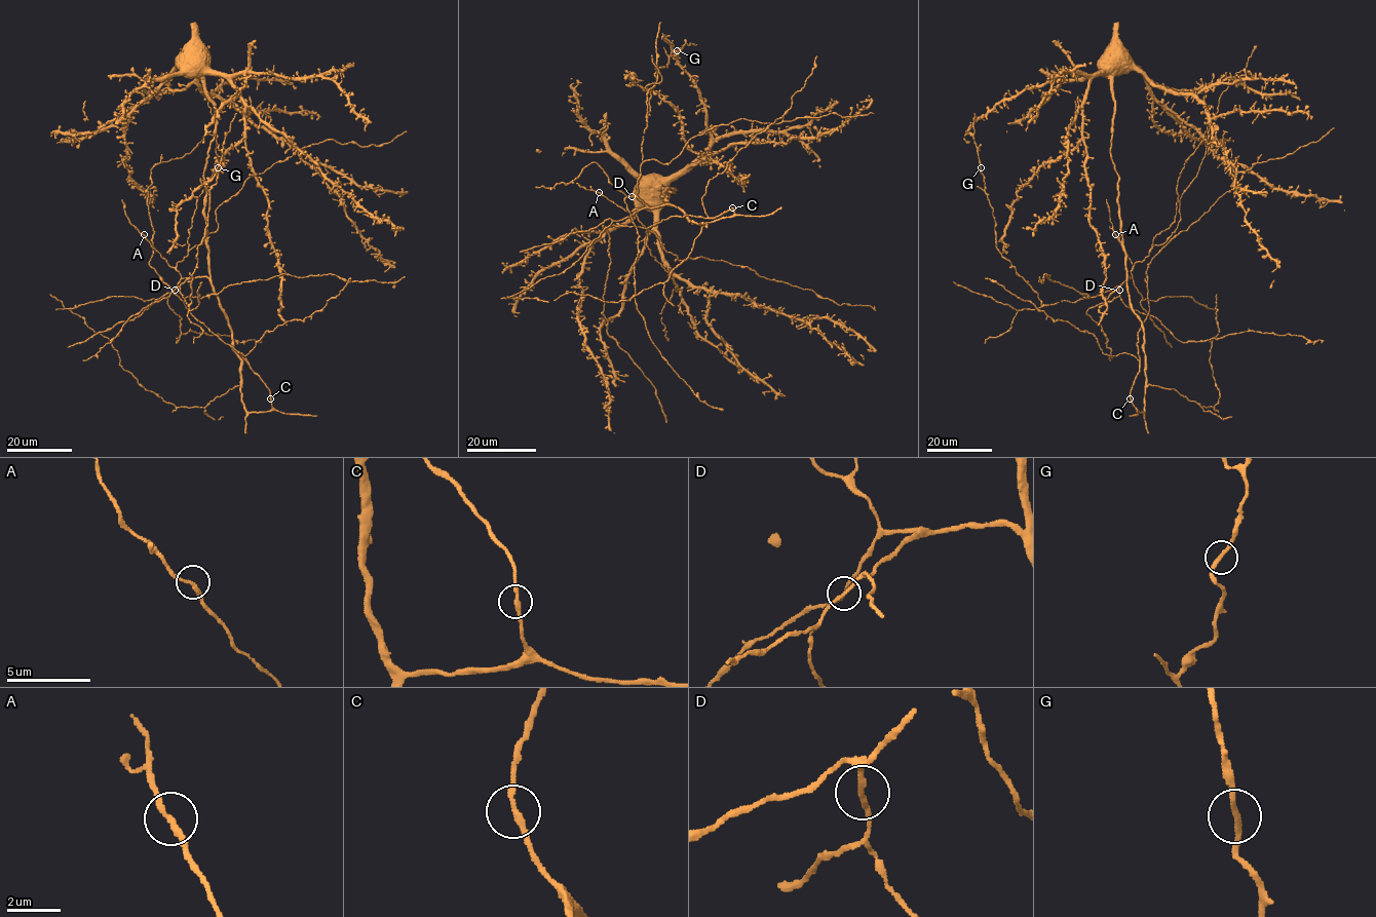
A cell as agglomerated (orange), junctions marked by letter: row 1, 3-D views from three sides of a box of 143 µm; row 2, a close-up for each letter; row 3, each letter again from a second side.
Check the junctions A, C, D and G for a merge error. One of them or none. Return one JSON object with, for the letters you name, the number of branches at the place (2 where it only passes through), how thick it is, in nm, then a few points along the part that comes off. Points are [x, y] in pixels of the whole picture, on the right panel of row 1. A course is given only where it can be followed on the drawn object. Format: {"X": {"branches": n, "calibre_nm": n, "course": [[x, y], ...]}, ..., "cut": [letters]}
{"cut": []}

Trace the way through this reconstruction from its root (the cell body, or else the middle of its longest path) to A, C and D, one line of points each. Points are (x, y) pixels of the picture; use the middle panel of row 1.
A: (643, 182), (649, 180), (658, 190), (675, 190), (664, 190), (669, 204), (626, 212), (600, 192)
C: (643, 182), (649, 180), (658, 190), (675, 190), (667, 187), (662, 195), (691, 222), (730, 217), (732, 207)
D: (643, 182), (649, 180), (658, 190), (675, 190), (664, 190), (669, 204), (648, 207), (632, 196)

